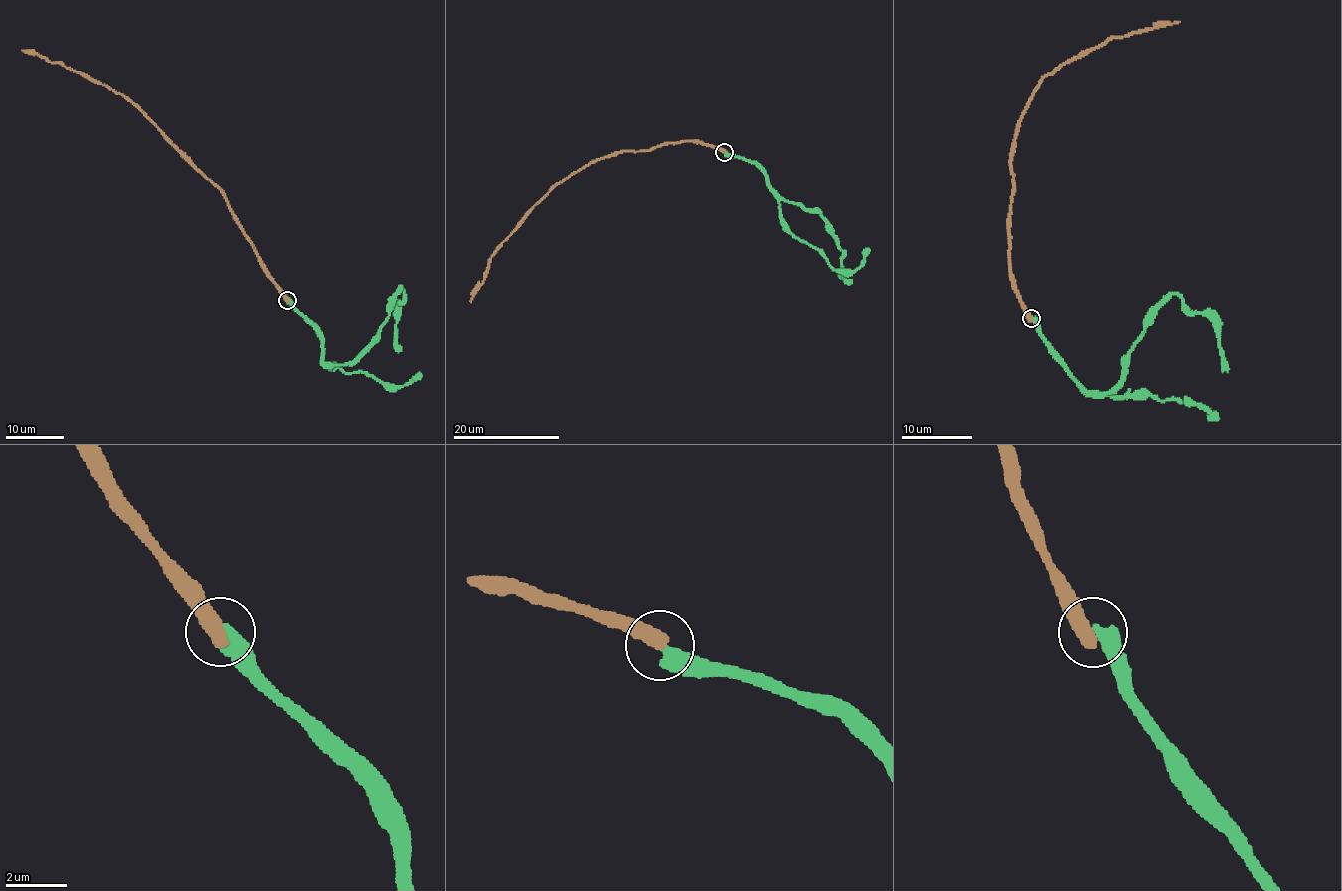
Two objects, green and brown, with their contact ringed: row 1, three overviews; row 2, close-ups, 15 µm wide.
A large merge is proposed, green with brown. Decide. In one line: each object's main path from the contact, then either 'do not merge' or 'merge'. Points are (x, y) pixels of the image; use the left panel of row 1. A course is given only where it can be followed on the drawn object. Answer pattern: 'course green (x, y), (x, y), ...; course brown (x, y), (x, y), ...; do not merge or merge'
course green (288, 299), (321, 339), (324, 362), (347, 364), (374, 337), (400, 287), (398, 352); course brown (288, 299), (262, 262), (225, 195), (150, 118), (124, 95), (116, 94), (63, 64), (22, 50); do not merge

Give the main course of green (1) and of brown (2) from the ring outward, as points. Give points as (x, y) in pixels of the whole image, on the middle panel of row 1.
1: (725, 152), (755, 163), (763, 170), (771, 188), (783, 199), (816, 210), (842, 250), (842, 274), (849, 283)
2: (725, 152), (695, 141), (667, 142), (593, 160), (553, 188), (502, 243), (471, 302)

